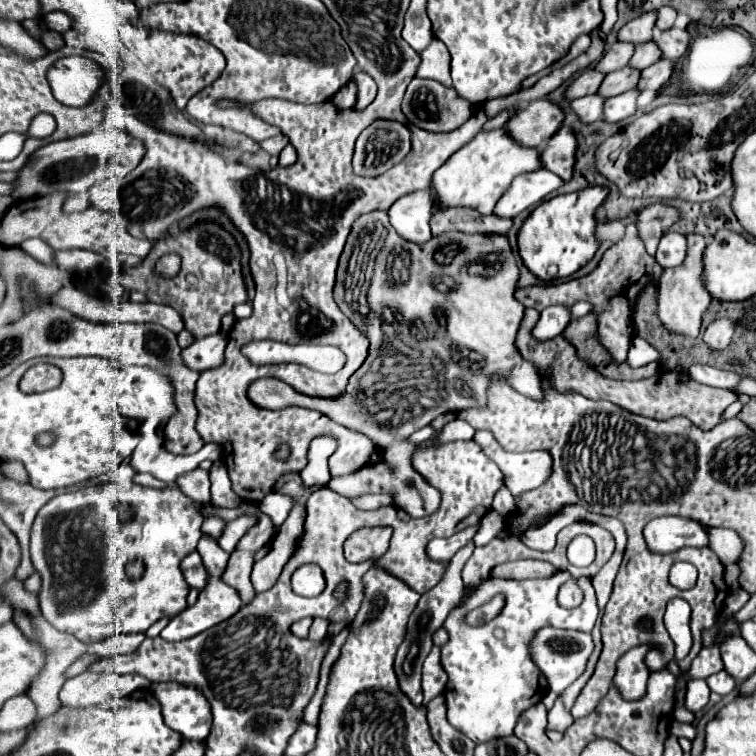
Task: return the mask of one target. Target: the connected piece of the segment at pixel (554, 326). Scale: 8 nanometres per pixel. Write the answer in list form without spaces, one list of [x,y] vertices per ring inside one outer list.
[[[564,305],[546,307],[540,315],[538,327],[534,327],[534,335],[538,335],[538,339],[552,339],[568,327],[570,319],[572,319],[570,307],[564,307]]]

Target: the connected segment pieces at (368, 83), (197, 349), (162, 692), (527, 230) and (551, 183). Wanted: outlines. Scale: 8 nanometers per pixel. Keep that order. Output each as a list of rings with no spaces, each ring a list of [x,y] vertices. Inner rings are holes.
[[[358,71],[354,77],[358,81],[358,103],[356,103],[356,107],[366,107],[368,103],[372,103],[374,95],[376,95],[376,83],[368,73],[362,73],[362,71]]]
[[[224,333],[196,339],[194,345],[182,351],[184,363],[194,371],[206,371],[210,367],[218,367],[218,363],[222,363],[224,359],[226,343],[228,343],[228,337]]]
[[[178,683],[152,685],[162,705],[164,723],[176,731],[182,741],[204,741],[210,731],[210,705],[194,687],[178,687]]]
[[[588,187],[576,193],[556,195],[536,207],[518,233],[518,249],[524,265],[540,279],[564,279],[584,267],[598,251],[596,209],[608,197],[606,187]]]
[[[548,169],[534,171],[530,175],[518,175],[518,179],[514,179],[514,183],[510,185],[510,191],[506,191],[506,195],[498,201],[494,213],[508,219],[516,217],[524,209],[540,203],[562,185],[564,181]]]

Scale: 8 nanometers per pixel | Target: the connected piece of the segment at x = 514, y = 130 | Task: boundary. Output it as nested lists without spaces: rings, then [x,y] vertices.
[[[540,99],[530,103],[526,109],[516,111],[508,123],[508,131],[524,147],[544,147],[546,141],[560,129],[564,117],[564,111],[556,103]]]

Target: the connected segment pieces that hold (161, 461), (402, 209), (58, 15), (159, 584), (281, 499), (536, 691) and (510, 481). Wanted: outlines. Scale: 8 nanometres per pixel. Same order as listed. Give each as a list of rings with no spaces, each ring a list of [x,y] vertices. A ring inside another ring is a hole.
[[[160,435],[140,439],[136,451],[138,451],[138,457],[130,457],[130,465],[136,471],[150,473],[164,483],[176,483],[176,479],[180,475],[196,469],[200,465],[200,461],[204,461],[204,459],[216,461],[222,453],[218,449],[218,445],[204,445],[194,455],[174,455],[164,449]]]
[[[414,191],[400,197],[390,209],[390,223],[396,231],[416,243],[424,243],[430,239],[430,217],[434,213],[434,199],[430,191]]]
[[[54,11],[48,15],[48,27],[52,31],[58,31],[58,33],[66,33],[70,27],[72,27],[72,19],[62,13],[62,11]]]
[[[104,483],[104,485],[88,485],[88,487],[82,487],[82,489],[76,489],[76,491],[68,491],[68,493],[62,493],[62,495],[56,495],[54,499],[50,499],[50,503],[46,503],[46,507],[42,507],[42,511],[38,511],[36,515],[36,521],[34,521],[34,527],[32,527],[32,535],[30,535],[30,559],[32,559],[32,565],[34,569],[38,571],[40,579],[42,579],[42,587],[40,587],[40,593],[38,593],[38,599],[40,599],[40,609],[42,609],[42,615],[46,617],[46,621],[56,627],[58,631],[64,631],[64,633],[70,633],[70,635],[76,635],[78,639],[82,641],[100,641],[100,639],[106,639],[110,635],[116,635],[116,633],[144,633],[152,623],[156,623],[158,619],[166,617],[166,615],[178,615],[180,611],[186,609],[186,595],[188,595],[188,583],[182,579],[182,571],[178,567],[182,555],[188,555],[190,551],[196,549],[200,537],[202,537],[202,513],[200,513],[200,503],[192,501],[190,497],[186,497],[178,485],[168,485],[162,489],[152,489],[152,487],[142,487],[142,485],[134,485],[134,483]],[[126,523],[138,523],[140,525],[140,537],[138,539],[128,539],[122,531],[122,527]],[[136,559],[140,559],[146,567],[146,571],[142,573],[140,579],[130,579],[126,575],[126,565],[128,563],[134,563]]]
[[[274,491],[265,496],[260,503],[260,511],[266,513],[276,523],[276,527],[280,527],[286,521],[292,507],[294,503],[289,496],[280,495]]]
[[[556,571],[548,579],[486,579],[468,595],[462,607],[456,607],[448,615],[444,627],[450,633],[450,641],[442,647],[442,665],[448,673],[448,685],[444,691],[448,721],[474,743],[510,735],[520,715],[540,703],[548,693],[548,681],[542,673],[538,673],[538,667],[530,655],[530,641],[542,627],[592,631],[598,619],[594,587],[588,577],[580,577],[578,585],[584,591],[584,601],[576,609],[564,609],[558,605],[556,595],[560,585],[568,579],[568,571]],[[498,593],[506,597],[502,613],[490,623],[478,627],[468,625],[466,613],[488,603]]]
[[[477,430],[473,440],[500,467],[506,479],[506,487],[514,497],[540,487],[550,473],[550,454],[547,451],[507,452],[486,430]]]

